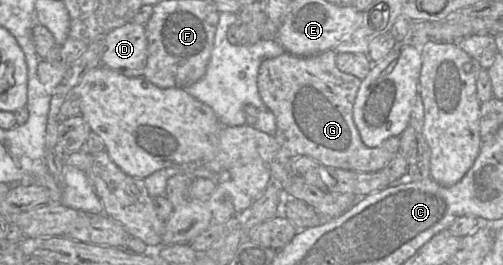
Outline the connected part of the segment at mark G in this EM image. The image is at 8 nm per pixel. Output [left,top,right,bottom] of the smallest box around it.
[257,50,400,172]

